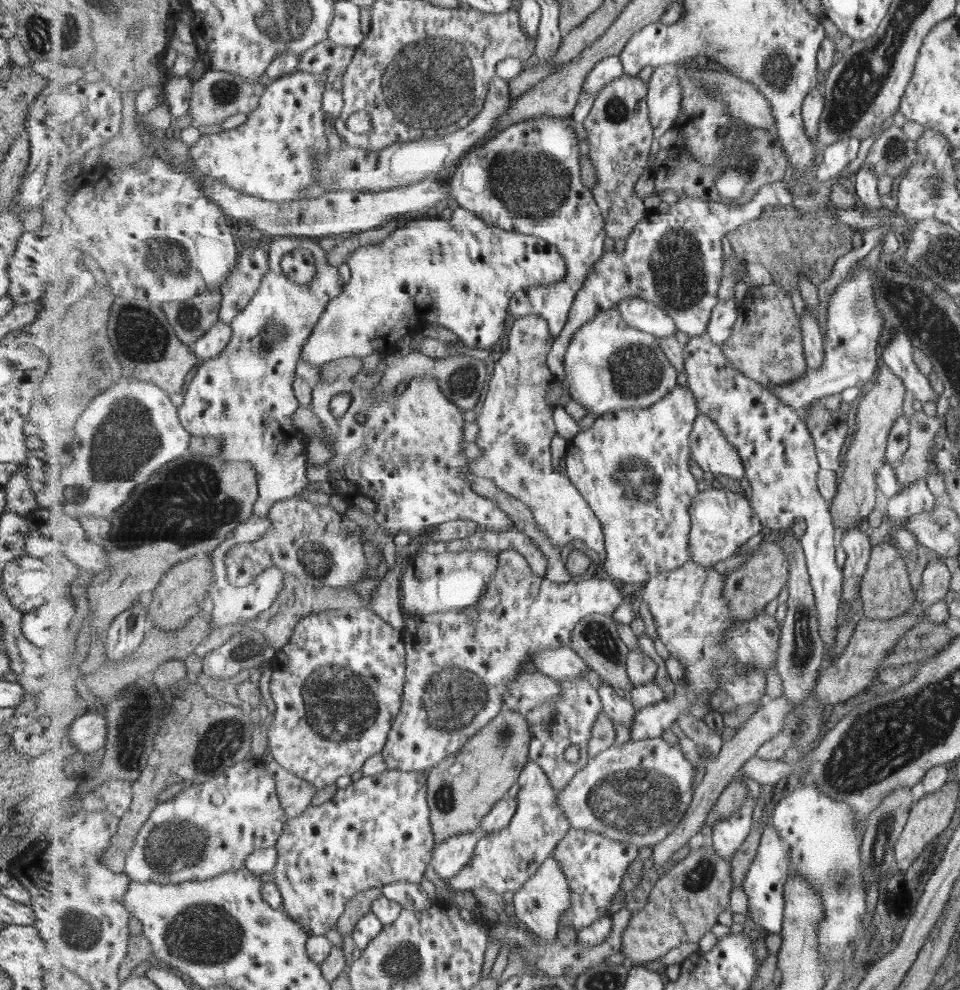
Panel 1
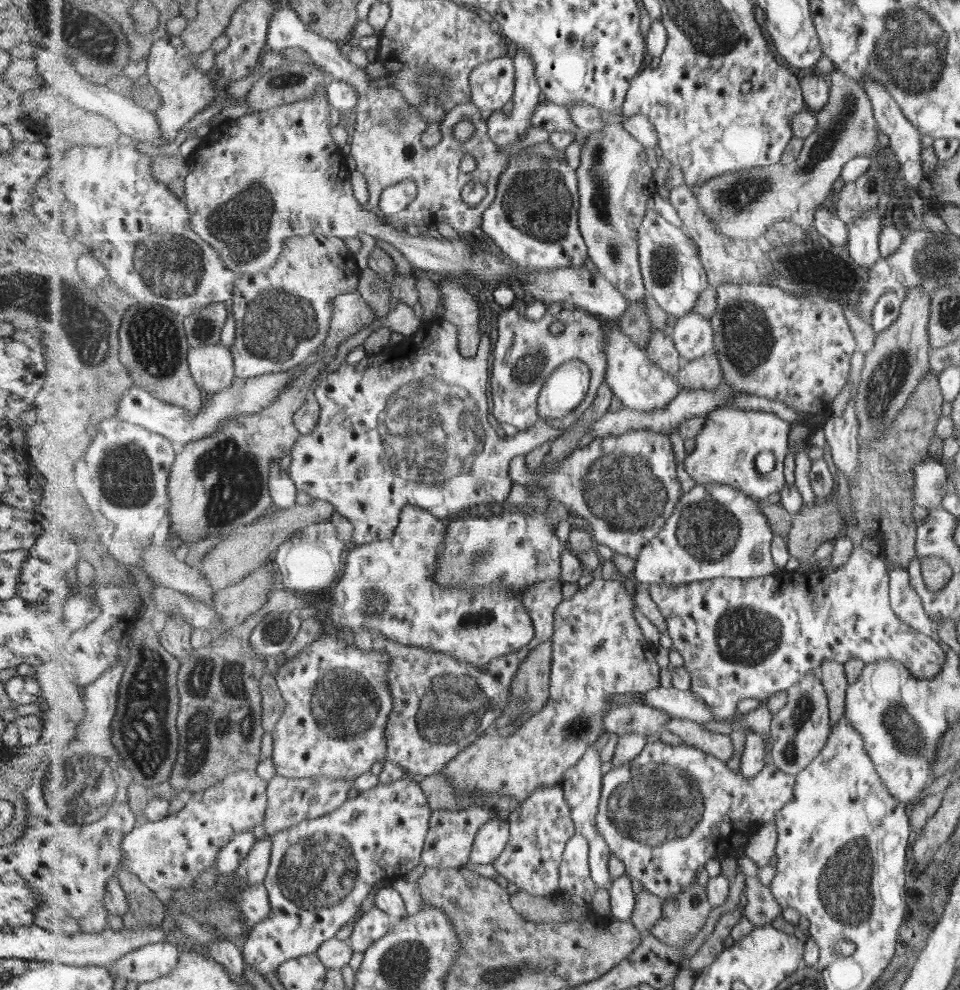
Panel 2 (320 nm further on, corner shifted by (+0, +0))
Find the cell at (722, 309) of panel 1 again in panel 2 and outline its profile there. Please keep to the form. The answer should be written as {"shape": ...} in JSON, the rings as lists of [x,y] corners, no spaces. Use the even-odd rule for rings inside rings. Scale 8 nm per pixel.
{"shape":[[[694,311],[677,320],[671,334],[677,351],[683,356],[683,361],[694,362],[714,351],[713,322]]]}

